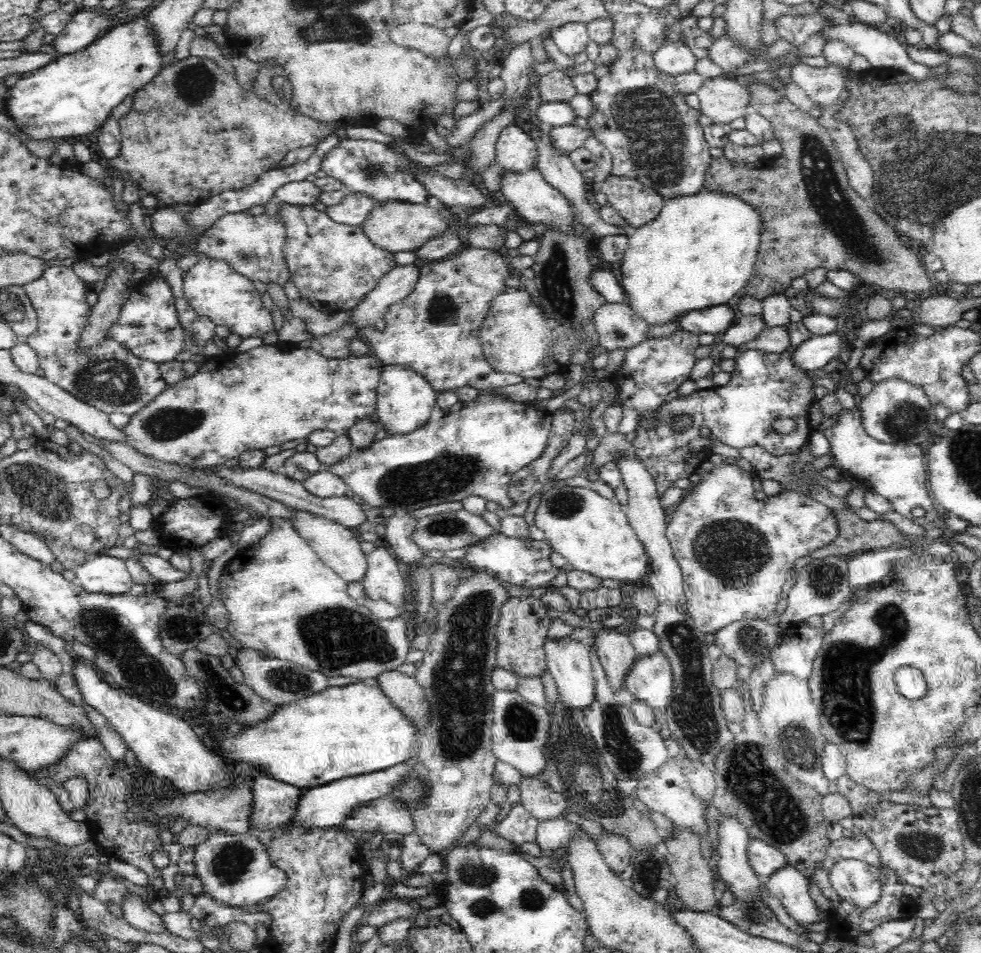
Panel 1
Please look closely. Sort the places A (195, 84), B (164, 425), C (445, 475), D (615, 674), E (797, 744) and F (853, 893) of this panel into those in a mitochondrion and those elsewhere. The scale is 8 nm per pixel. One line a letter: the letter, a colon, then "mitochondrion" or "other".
A: mitochondrion
B: mitochondrion
C: mitochondrion
D: other
E: mitochondrion
F: other

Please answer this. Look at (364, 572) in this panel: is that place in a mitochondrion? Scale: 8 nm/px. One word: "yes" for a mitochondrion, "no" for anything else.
no

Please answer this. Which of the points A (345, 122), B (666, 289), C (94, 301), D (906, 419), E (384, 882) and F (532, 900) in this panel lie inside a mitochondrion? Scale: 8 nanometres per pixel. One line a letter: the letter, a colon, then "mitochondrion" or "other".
A: other
B: other
C: other
D: mitochondrion
E: other
F: mitochondrion

